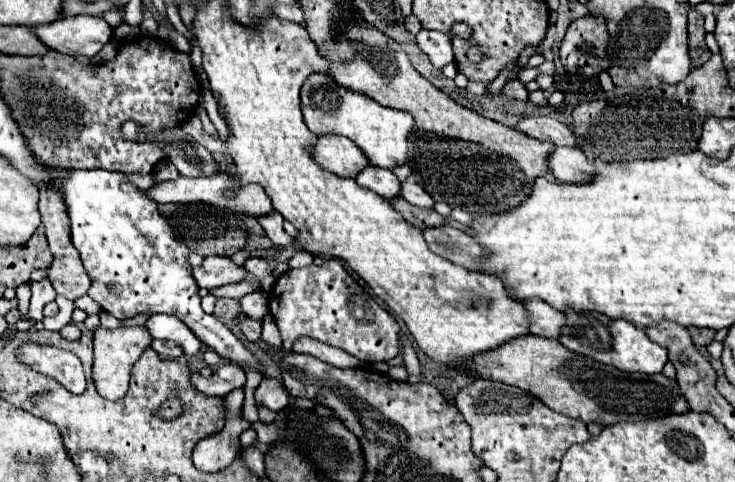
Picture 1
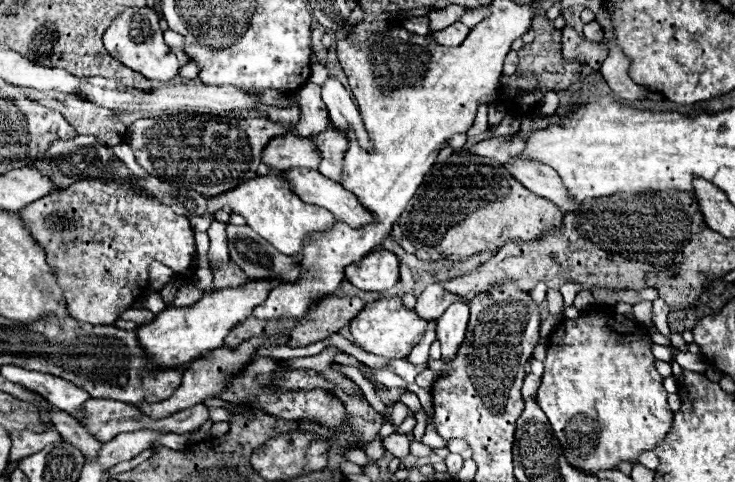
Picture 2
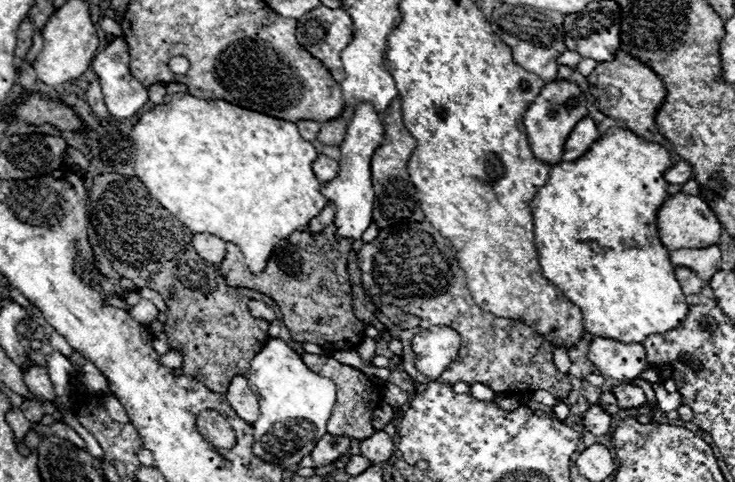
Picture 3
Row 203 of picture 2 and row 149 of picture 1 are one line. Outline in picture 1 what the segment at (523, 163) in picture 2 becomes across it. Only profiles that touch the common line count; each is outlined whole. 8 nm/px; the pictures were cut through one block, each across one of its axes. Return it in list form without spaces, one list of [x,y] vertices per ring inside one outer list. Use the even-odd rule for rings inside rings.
[[[556,146],[548,154],[546,164],[560,182],[582,182],[592,178],[592,162],[578,148]]]

